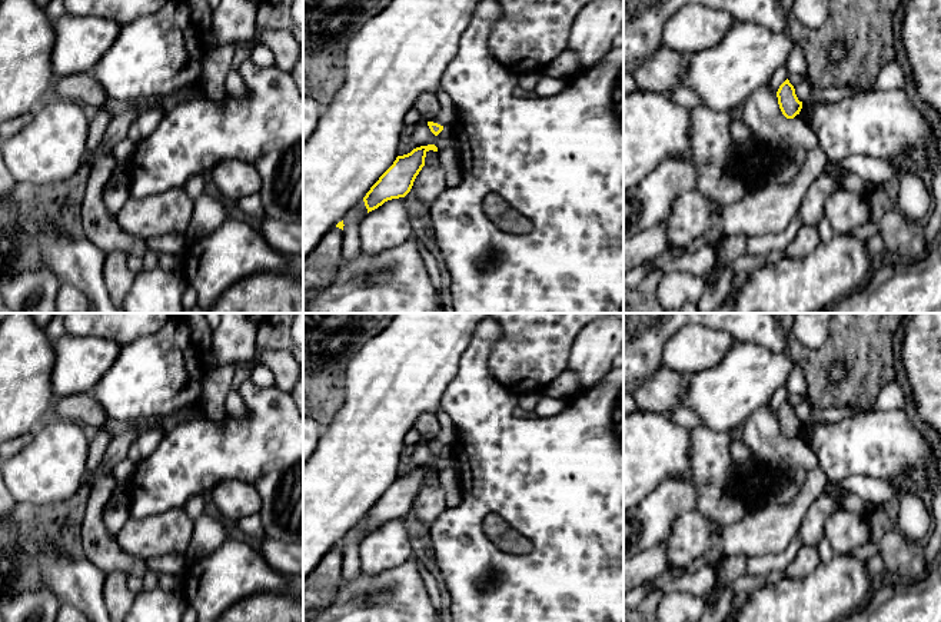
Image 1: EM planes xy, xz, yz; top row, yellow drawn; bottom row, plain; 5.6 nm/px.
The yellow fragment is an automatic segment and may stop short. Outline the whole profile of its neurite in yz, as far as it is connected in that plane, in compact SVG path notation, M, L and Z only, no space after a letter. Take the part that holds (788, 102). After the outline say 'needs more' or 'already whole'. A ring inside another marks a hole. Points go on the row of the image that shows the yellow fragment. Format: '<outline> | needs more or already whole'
M787 79L777 92L778 104L787 119L794 119L802 109L802 102L798 100L794 86Z | already whole

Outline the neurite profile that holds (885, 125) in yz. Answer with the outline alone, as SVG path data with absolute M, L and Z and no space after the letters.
M902 87L861 92L832 104L819 104L812 110L808 126L829 162L855 154L904 160L911 153L927 153L934 133L932 123L908 100Z

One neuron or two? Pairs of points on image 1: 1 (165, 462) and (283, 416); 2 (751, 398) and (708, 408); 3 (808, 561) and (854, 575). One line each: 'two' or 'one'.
1: one
2: one
3: two

